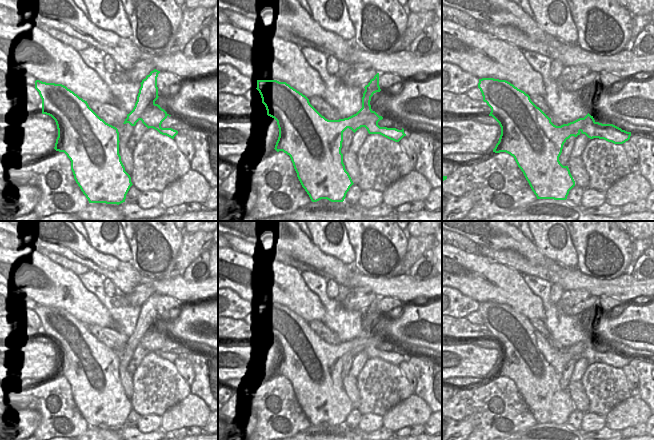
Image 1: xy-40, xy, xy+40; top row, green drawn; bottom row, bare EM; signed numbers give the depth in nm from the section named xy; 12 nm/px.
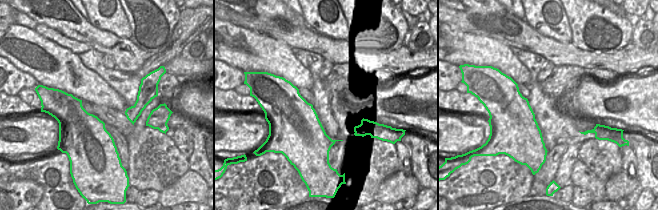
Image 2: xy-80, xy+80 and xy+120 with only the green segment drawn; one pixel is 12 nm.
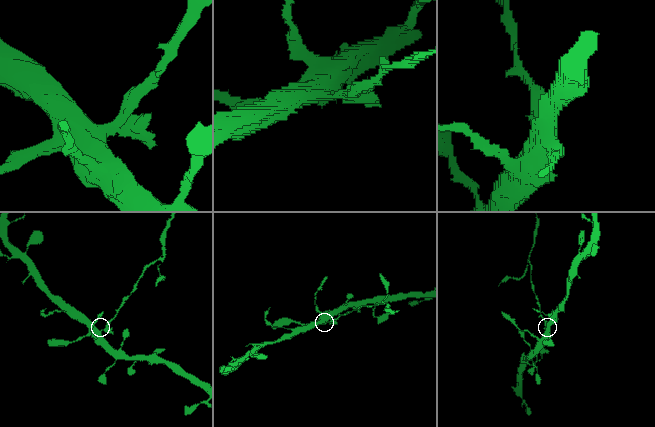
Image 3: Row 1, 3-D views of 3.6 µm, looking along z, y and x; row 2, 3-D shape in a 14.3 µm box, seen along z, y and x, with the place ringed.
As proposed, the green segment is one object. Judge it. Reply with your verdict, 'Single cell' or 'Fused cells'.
Fused cells

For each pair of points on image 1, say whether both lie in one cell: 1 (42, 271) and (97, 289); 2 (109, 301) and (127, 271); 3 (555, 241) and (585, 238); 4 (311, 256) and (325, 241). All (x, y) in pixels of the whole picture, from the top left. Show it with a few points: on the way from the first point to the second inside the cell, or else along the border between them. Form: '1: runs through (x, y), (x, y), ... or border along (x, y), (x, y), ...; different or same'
1: border along (78, 276), (83, 286), (100, 302); different
2: border along (118, 290), (124, 295); different
3: border along (569, 231), (571, 242), (576, 252), (576, 263); different
4: border along (310, 240), (324, 253), (338, 259); different

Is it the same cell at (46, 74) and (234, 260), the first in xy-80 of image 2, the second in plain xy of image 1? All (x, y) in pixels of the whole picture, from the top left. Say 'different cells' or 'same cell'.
same cell

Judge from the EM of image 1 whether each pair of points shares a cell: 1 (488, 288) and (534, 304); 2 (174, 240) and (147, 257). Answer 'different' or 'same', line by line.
1: same
2: same

